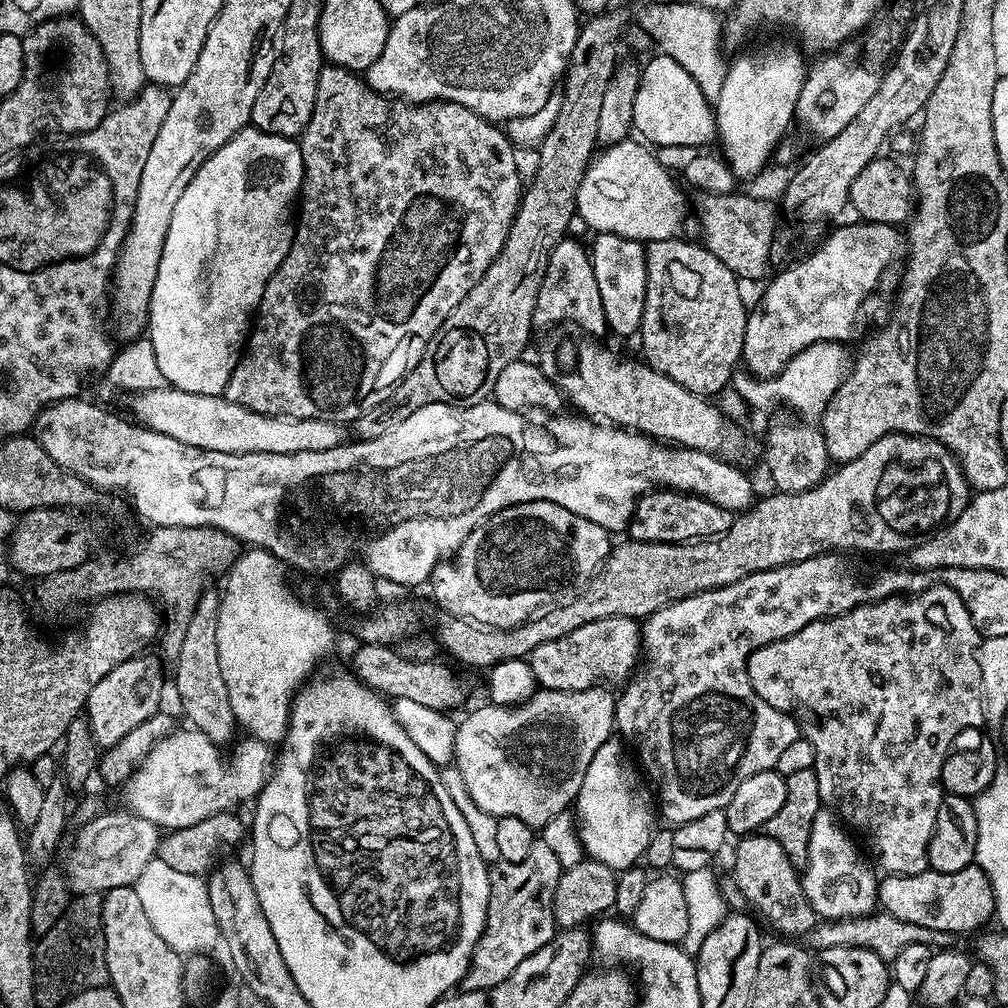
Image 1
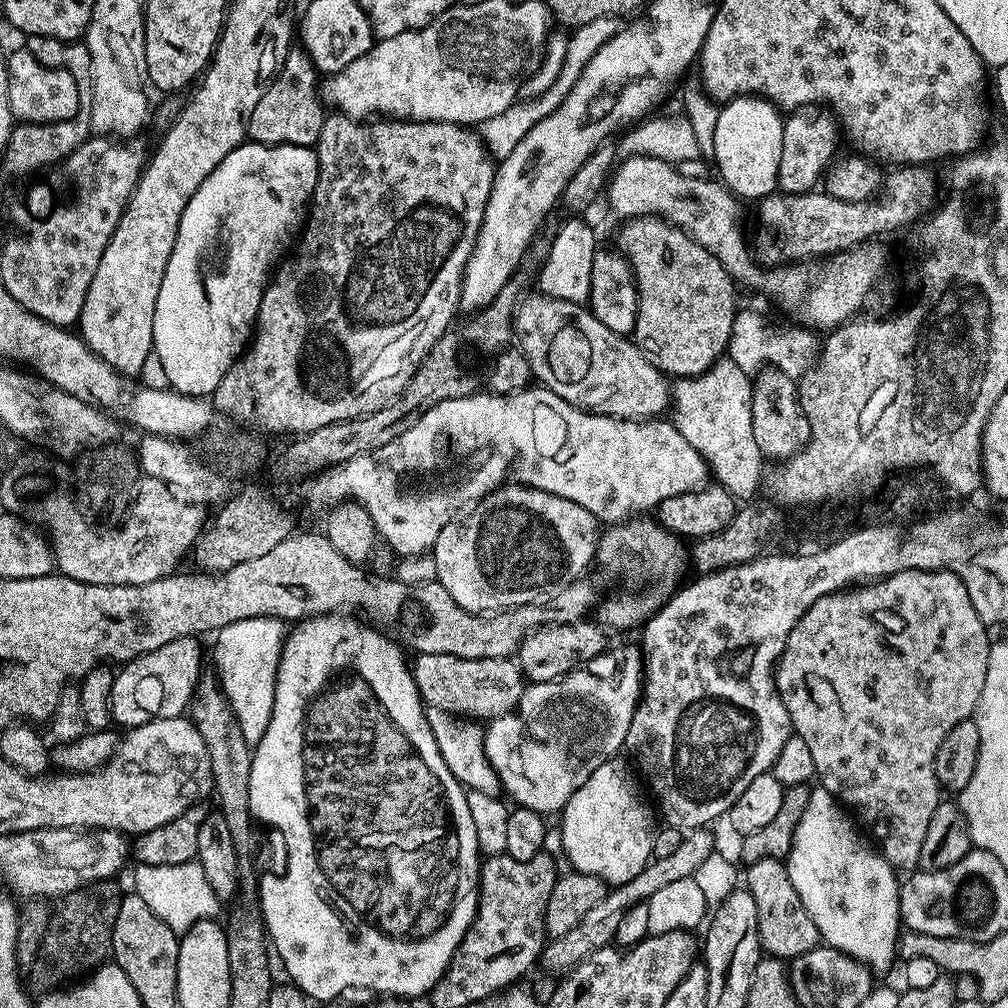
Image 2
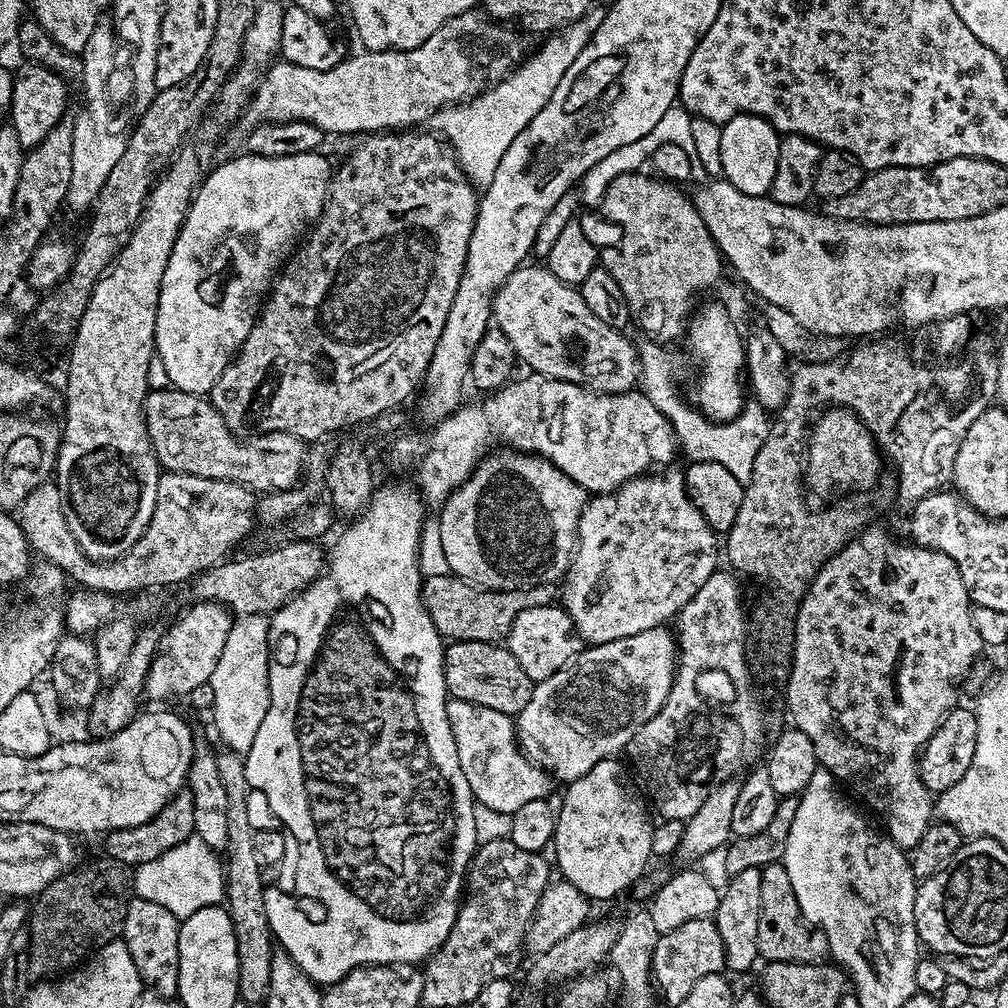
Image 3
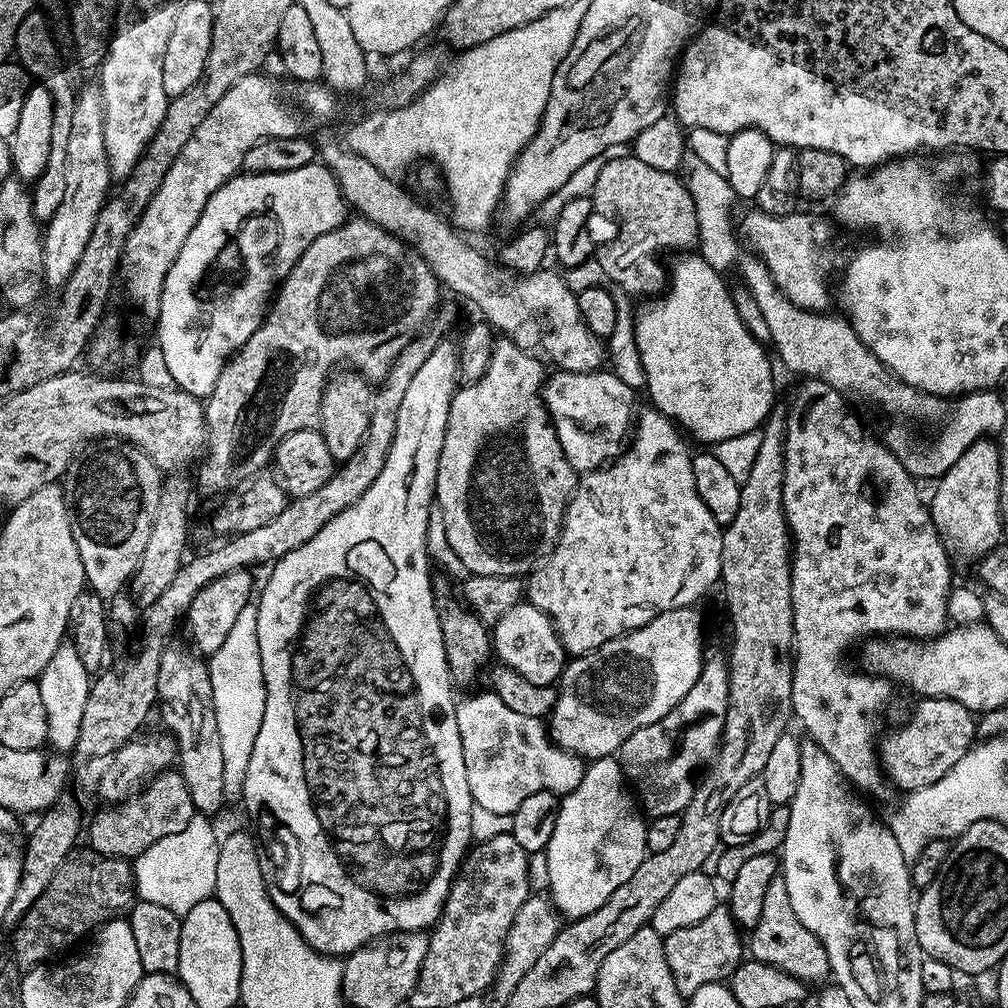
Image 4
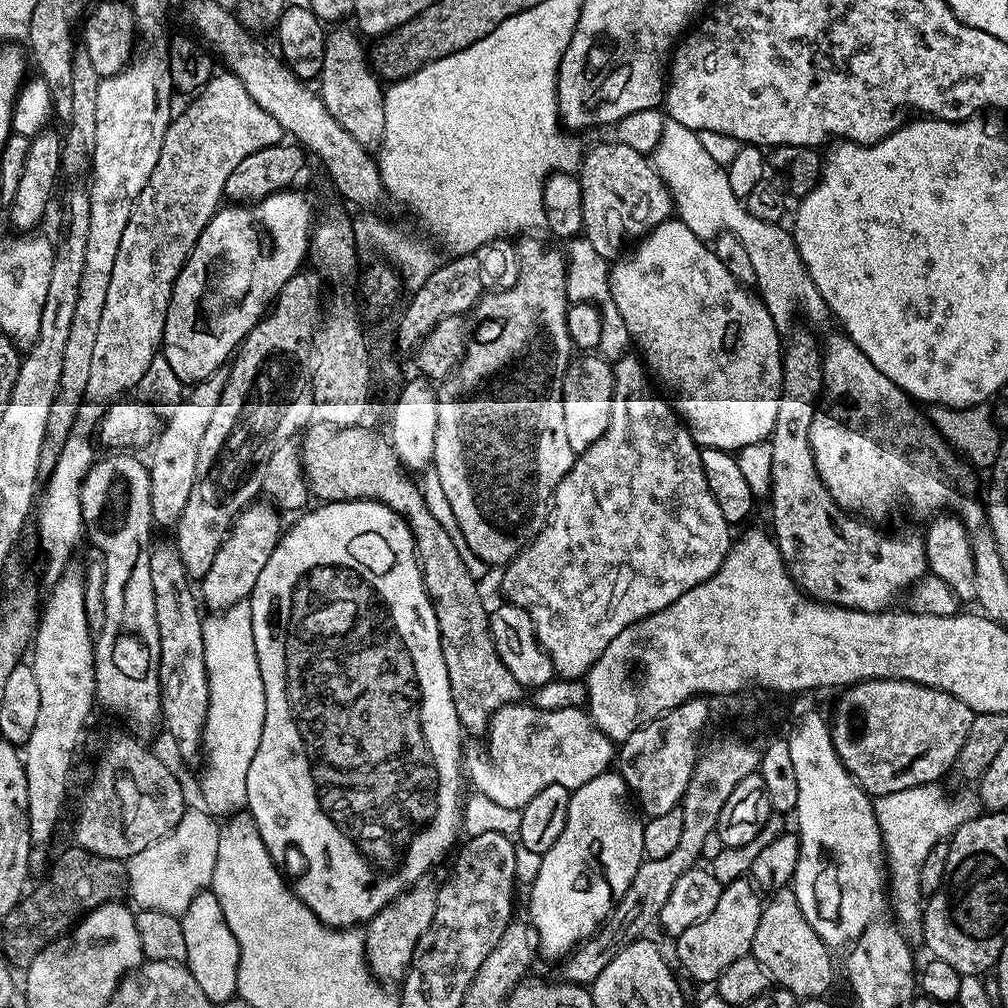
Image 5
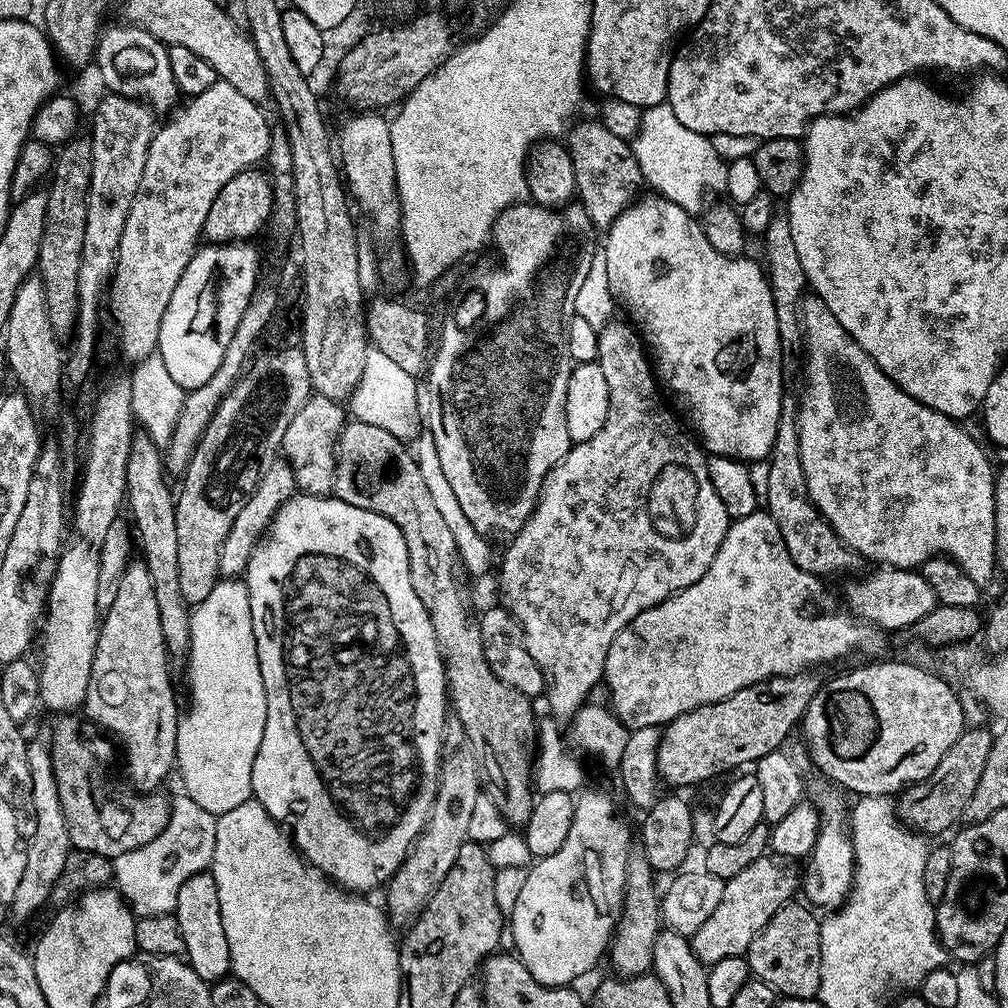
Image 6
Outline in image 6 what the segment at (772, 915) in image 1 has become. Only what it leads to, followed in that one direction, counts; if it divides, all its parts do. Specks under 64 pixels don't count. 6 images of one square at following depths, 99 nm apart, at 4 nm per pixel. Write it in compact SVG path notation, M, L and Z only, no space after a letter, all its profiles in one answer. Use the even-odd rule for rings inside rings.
M796 903L783 904L776 911L758 938L754 938L746 955L755 979L769 984L781 997L793 996L810 1000L820 990L821 917L807 903Z

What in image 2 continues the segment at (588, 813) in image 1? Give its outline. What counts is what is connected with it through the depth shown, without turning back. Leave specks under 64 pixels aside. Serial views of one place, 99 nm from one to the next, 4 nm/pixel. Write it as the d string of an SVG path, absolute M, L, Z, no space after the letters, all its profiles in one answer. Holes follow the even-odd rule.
M606 762L602 766L598 766L598 770L594 770L586 778L586 782L582 782L582 786L578 786L578 790L574 790L574 794L570 798L570 802L566 802L562 813L562 821L558 824L561 832L562 842L564 843L564 853L568 856L571 867L582 874L590 874L596 876L599 880L603 880L609 886L625 884L630 882L630 878L634 878L634 874L638 874L653 859L652 854L652 837L654 835L654 827L652 828L652 812L654 816L654 808L647 804L646 801L640 800L640 792L636 789L636 780L628 773L628 768L624 764L612 764L616 762Z

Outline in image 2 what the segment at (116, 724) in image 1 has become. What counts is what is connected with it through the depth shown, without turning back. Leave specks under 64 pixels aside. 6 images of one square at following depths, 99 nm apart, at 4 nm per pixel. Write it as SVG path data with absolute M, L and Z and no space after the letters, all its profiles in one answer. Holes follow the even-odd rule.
M195 636L178 638L150 650L145 656L135 656L125 663L113 678L111 719L124 724L125 729L137 728L151 720L184 716L189 711L196 684L201 678L204 656L200 653L201 641Z

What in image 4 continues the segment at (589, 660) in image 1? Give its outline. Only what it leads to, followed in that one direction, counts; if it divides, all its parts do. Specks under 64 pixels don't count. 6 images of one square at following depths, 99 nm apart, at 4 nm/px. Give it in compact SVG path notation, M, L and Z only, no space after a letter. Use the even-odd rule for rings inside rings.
M521 602L506 610L506 614L502 614L502 618L491 625L490 635L495 659L527 681L537 686L550 687L564 673L566 653L564 643L560 641L560 633L552 624L552 619L533 604Z

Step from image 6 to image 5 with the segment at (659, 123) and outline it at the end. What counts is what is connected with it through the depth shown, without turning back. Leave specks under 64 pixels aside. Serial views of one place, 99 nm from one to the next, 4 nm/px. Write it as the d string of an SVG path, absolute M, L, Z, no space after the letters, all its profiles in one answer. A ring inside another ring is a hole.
M671 118L665 119L661 140L650 153L650 159L672 196L675 215L687 226L690 234L699 240L712 242L720 233L728 232L738 238L742 246L746 246L746 254L750 254L756 275L755 291L781 334L793 327L791 324L799 312L816 324L830 320L826 302L822 294L818 294L798 254L793 233L789 229L787 232L783 223L762 222L742 207L734 190L730 190L730 178L725 165L710 158L710 153L702 146L699 132L693 132Z

